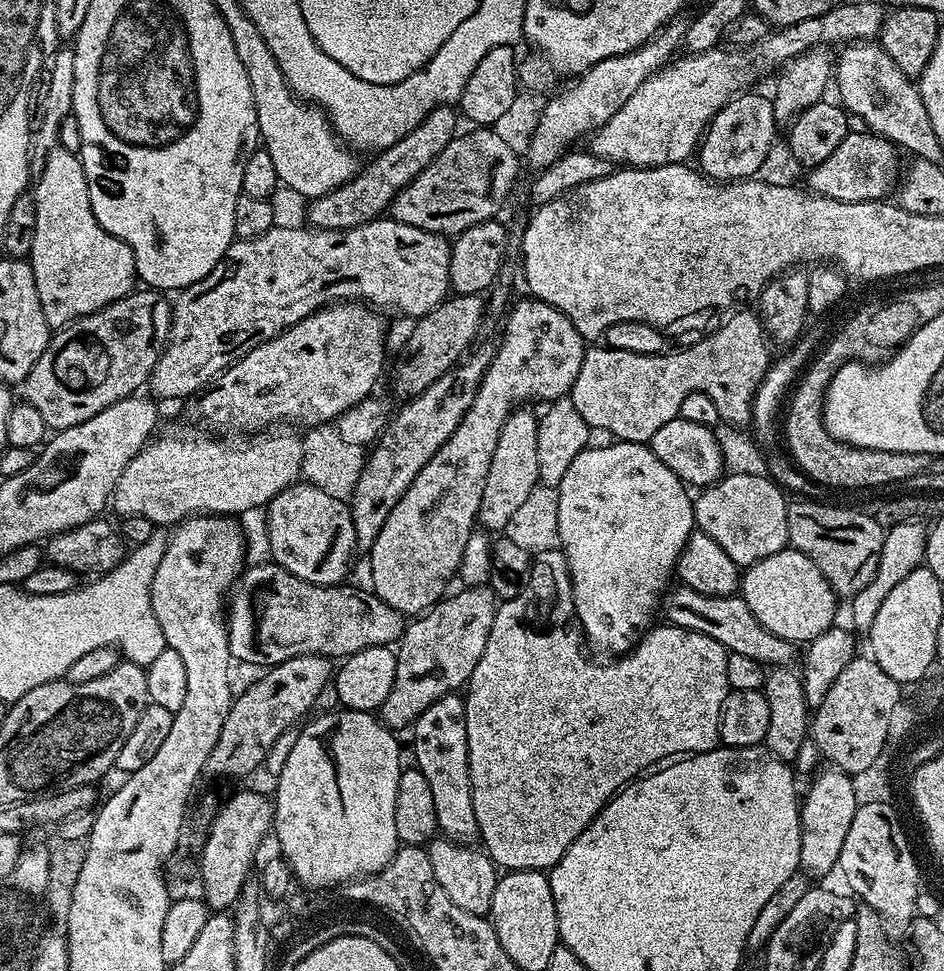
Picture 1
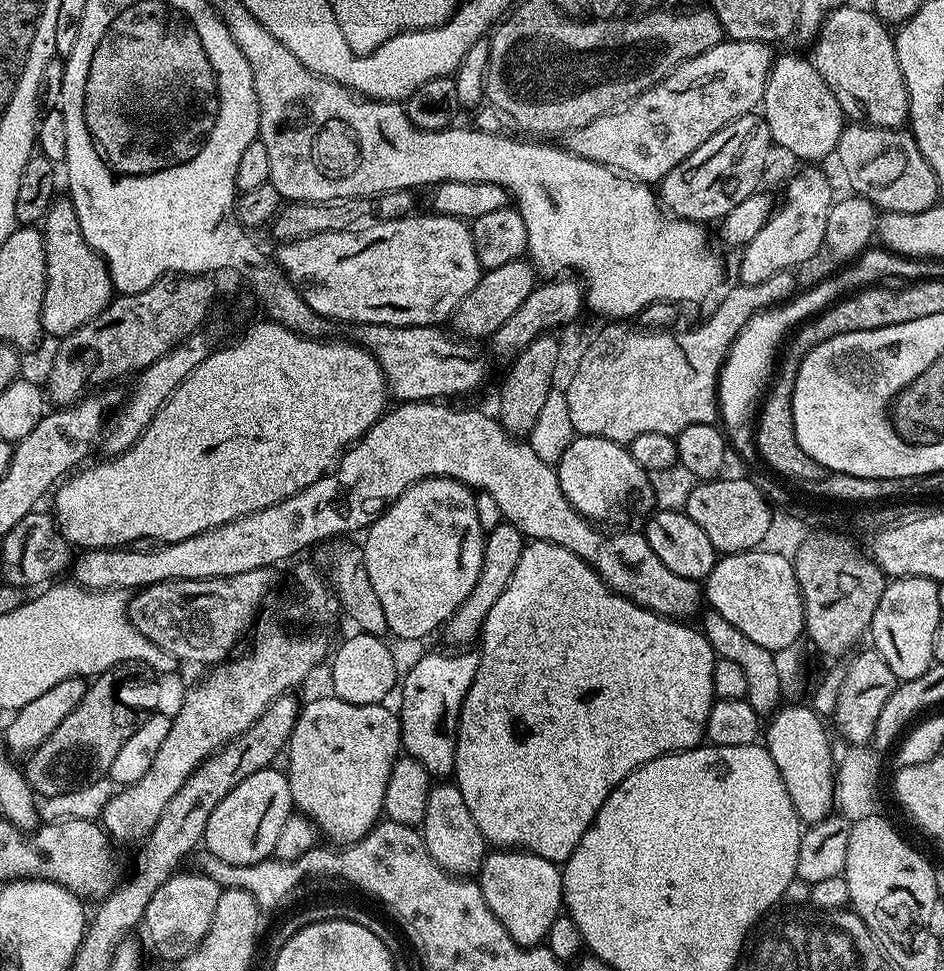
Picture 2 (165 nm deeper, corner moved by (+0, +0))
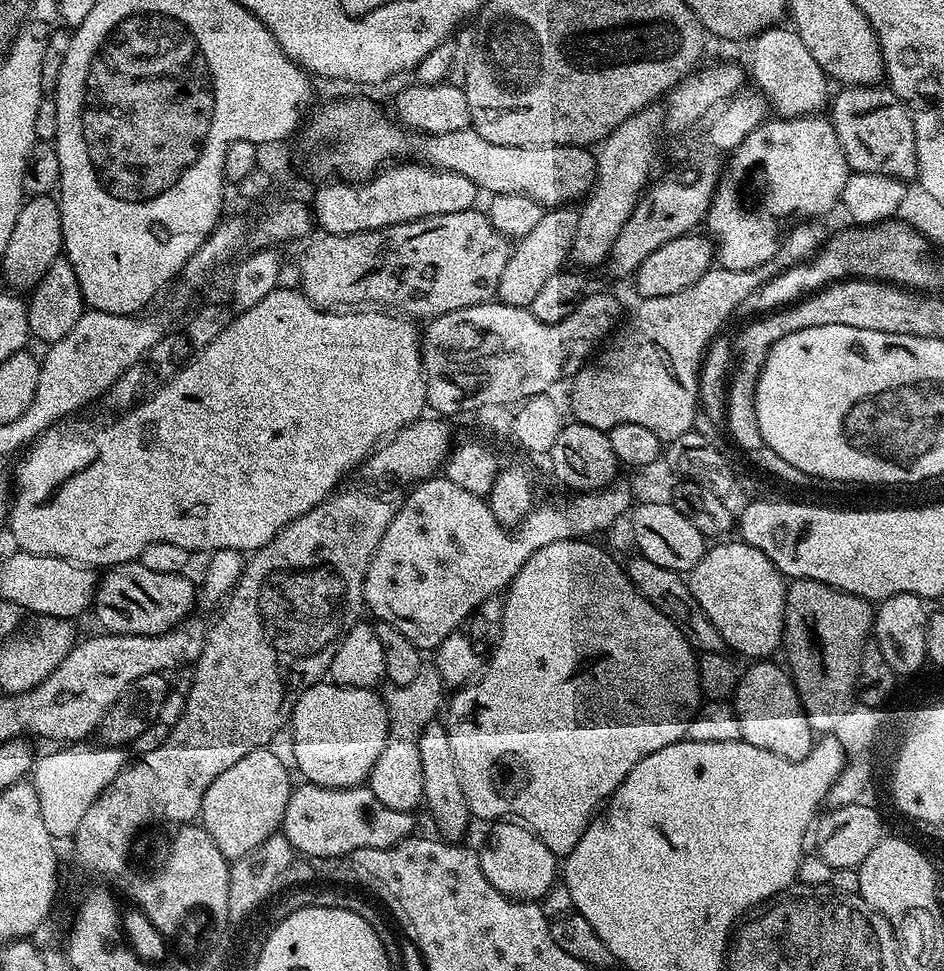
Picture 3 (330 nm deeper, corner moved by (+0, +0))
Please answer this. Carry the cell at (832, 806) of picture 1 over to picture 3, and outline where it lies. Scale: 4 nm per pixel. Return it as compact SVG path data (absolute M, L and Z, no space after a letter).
M768 658L752 662L736 681L734 707L740 739L758 750L770 750L778 758L801 760L810 754L814 743L814 733L804 713L802 702L796 693L796 683L783 667L779 668Z

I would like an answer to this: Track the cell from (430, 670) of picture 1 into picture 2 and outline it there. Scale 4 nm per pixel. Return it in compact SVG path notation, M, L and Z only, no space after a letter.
M507 522L494 526L494 530L486 533L484 561L478 582L474 586L474 590L470 590L466 602L462 602L462 606L458 606L456 613L448 619L442 629L442 635L452 643L449 645L468 646L471 645L468 643L472 639L473 643L481 635L486 618L490 614L490 606L494 606L494 602L498 602L498 598L502 598L502 590L506 590L510 578L514 578L514 570L518 567L518 558L522 558L525 543L524 533L517 530L515 525Z

